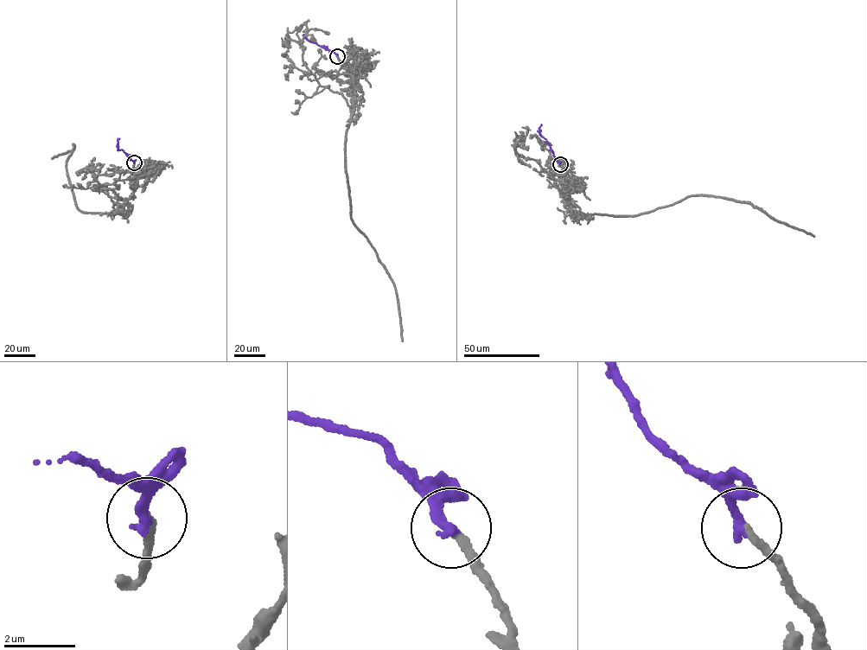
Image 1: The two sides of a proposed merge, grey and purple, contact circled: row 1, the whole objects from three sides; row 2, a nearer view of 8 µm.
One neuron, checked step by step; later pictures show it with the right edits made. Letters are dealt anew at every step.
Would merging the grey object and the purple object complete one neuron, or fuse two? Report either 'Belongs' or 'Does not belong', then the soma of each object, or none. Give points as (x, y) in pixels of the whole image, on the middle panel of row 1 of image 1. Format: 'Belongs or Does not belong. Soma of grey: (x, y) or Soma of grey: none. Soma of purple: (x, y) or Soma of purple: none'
Belongs. Soma of grey: none. Soma of purple: none

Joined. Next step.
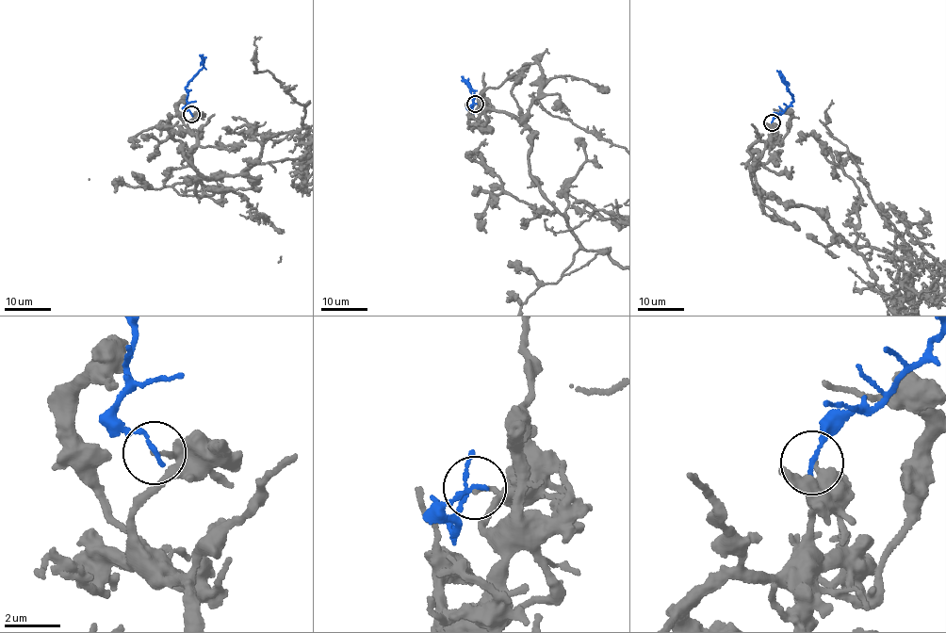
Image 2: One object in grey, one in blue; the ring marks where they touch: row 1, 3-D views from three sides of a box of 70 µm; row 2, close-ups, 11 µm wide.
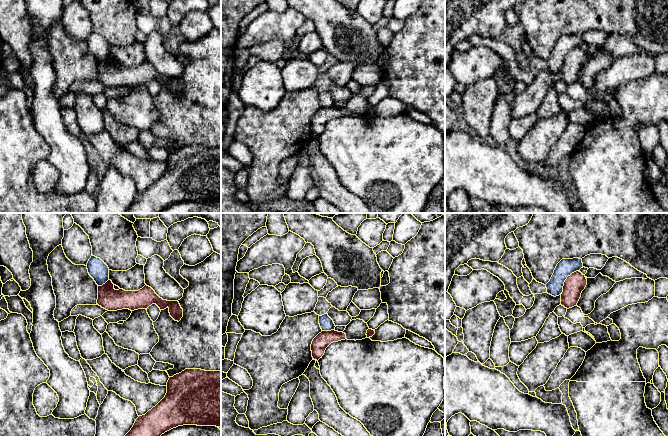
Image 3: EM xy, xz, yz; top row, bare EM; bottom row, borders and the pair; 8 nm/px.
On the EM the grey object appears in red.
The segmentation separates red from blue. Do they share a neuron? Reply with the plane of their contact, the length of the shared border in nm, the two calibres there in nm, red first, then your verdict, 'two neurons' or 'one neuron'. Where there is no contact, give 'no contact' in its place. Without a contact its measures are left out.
contact in yz; length 240 nm; calibres 160 and 140 nm; two neurons

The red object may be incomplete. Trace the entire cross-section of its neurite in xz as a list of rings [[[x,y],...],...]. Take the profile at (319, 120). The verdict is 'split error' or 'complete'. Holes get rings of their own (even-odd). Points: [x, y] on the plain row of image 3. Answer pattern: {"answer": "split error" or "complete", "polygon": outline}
{"answer": "complete", "polygon": [[[335,106],[322,107],[312,117],[311,127],[314,136],[319,136],[325,129],[326,124],[333,118],[346,115],[346,110]]]}

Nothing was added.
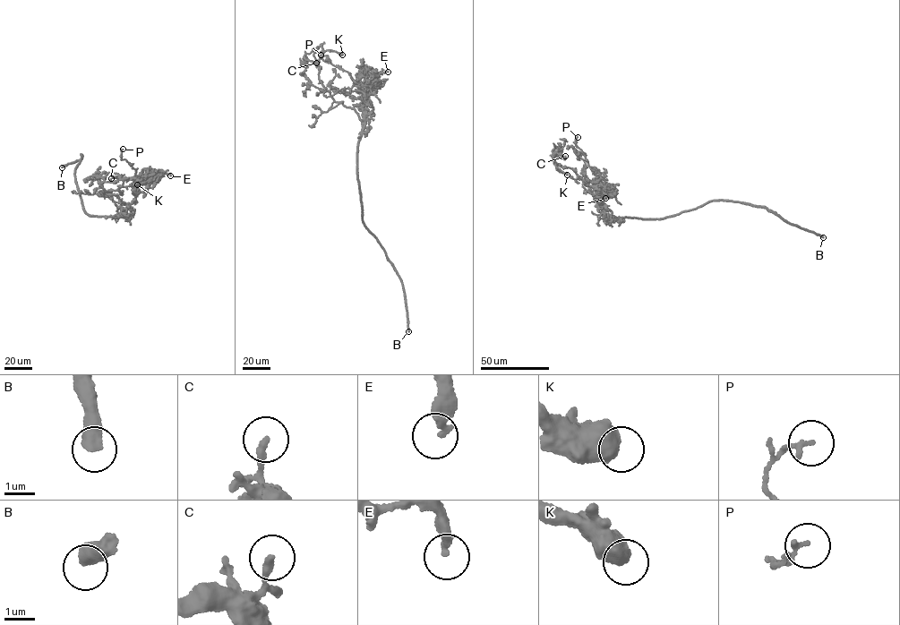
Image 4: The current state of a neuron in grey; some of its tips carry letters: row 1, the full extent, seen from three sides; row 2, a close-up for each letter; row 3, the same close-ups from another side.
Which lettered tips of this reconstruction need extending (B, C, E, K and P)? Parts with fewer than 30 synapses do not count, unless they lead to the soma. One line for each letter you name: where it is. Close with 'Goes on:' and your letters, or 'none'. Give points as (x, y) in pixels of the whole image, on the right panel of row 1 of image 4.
B: (823, 237)
Goes on: B

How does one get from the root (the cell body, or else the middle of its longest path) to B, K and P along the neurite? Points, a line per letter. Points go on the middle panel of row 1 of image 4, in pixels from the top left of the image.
B: (358, 179), (363, 223), (376, 237), (400, 279), (408, 331)
K: (358, 179), (362, 121), (353, 108), (334, 100), (319, 76), (318, 64), (323, 52), (330, 49), (342, 55)
P: (358, 179), (357, 150), (364, 123), (362, 104), (365, 95), (348, 72), (326, 62), (321, 55)

